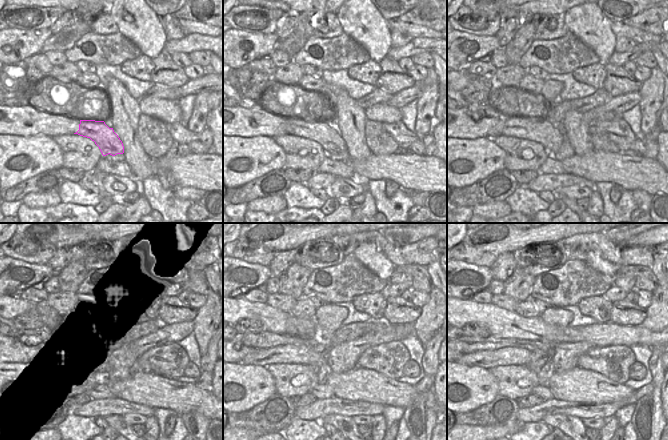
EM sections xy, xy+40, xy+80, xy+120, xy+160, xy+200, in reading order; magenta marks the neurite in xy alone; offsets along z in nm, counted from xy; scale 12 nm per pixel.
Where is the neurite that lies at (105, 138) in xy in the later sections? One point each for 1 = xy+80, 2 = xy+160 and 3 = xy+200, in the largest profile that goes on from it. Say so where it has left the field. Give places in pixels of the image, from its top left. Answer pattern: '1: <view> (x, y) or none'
1: xy+80 (541, 130)
2: xy+160 (285, 354)
3: xy+200 (487, 359)

